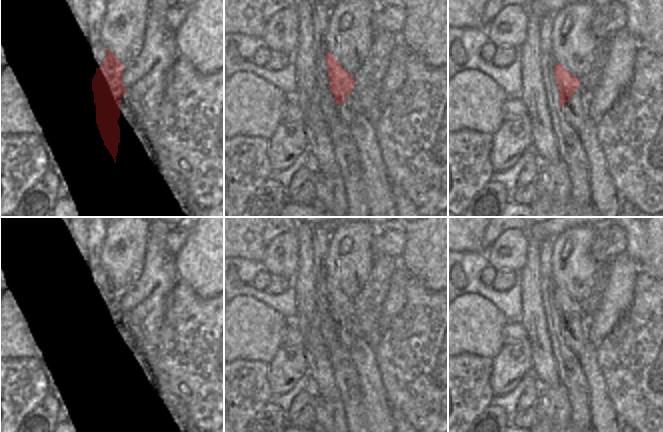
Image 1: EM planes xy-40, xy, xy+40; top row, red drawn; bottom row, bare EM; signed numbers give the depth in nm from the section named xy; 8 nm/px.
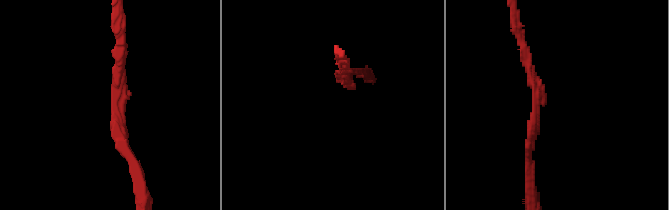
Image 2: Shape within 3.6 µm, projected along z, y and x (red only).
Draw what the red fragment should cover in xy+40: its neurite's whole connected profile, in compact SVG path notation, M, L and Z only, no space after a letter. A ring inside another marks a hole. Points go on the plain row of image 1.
M556 287L554 299L560 313L560 329L570 325L570 319L576 317L576 311L580 309L580 302L571 298L564 290Z

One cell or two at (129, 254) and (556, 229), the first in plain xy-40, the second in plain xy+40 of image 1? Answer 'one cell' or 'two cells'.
two cells

